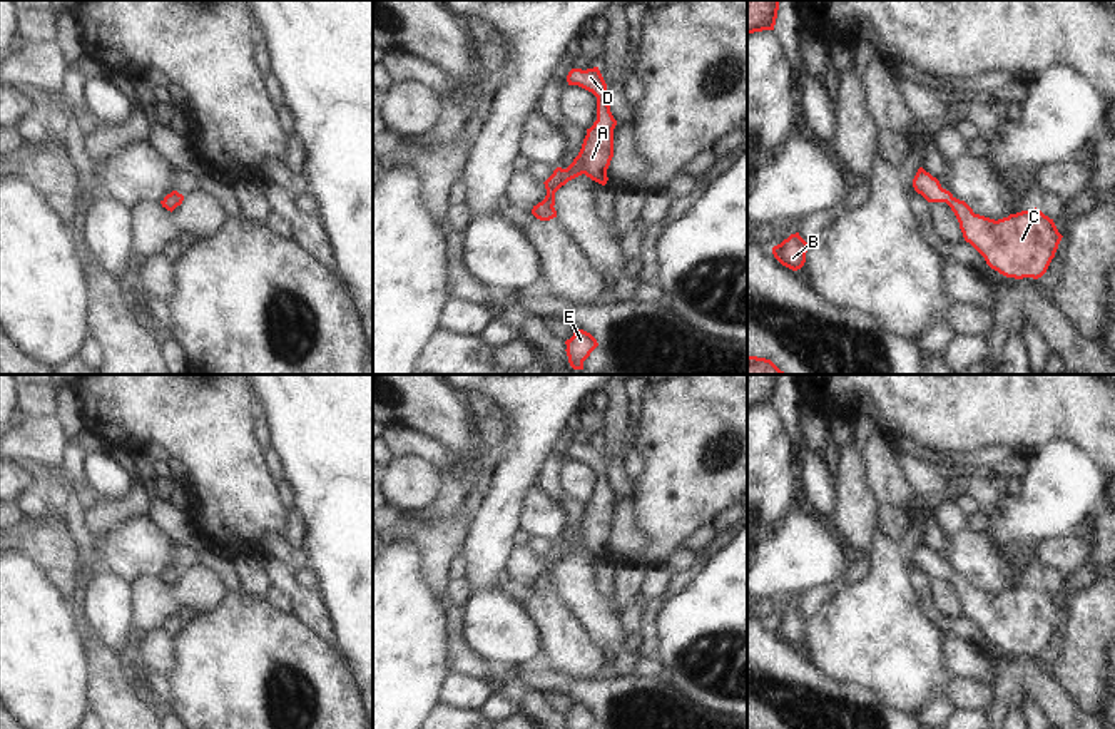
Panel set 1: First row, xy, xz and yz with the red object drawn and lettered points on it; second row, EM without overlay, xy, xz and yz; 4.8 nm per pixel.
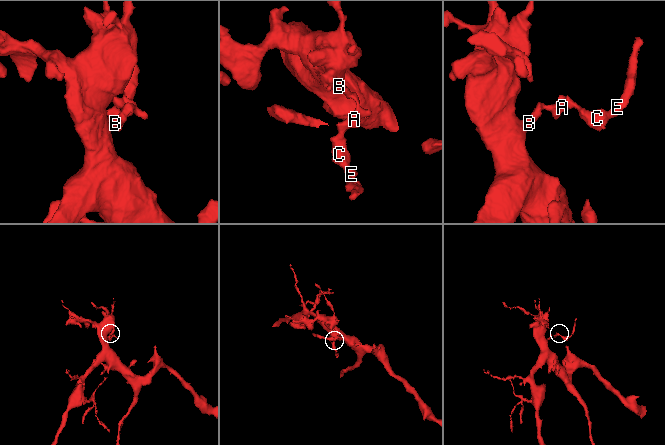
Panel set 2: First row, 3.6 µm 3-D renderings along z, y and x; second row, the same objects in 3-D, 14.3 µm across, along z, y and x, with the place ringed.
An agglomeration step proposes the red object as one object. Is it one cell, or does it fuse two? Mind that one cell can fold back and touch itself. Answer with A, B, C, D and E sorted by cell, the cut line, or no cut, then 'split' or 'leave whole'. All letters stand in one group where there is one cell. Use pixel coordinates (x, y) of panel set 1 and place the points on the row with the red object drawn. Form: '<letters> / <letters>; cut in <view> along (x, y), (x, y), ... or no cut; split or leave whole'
A B C D E; no cut; leave whole

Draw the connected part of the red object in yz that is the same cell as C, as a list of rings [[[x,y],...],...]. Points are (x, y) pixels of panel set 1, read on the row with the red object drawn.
[[[923,167],[918,169],[913,187],[928,202],[946,202],[951,207],[965,241],[991,269],[1015,279],[1038,279],[1046,273],[1063,236],[1053,219],[1036,207],[998,221],[975,214]]]

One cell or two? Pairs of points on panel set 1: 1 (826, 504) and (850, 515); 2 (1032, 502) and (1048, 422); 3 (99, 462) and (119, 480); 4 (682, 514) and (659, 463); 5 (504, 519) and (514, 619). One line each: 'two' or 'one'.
1: two
2: two
3: one
4: one
5: two

